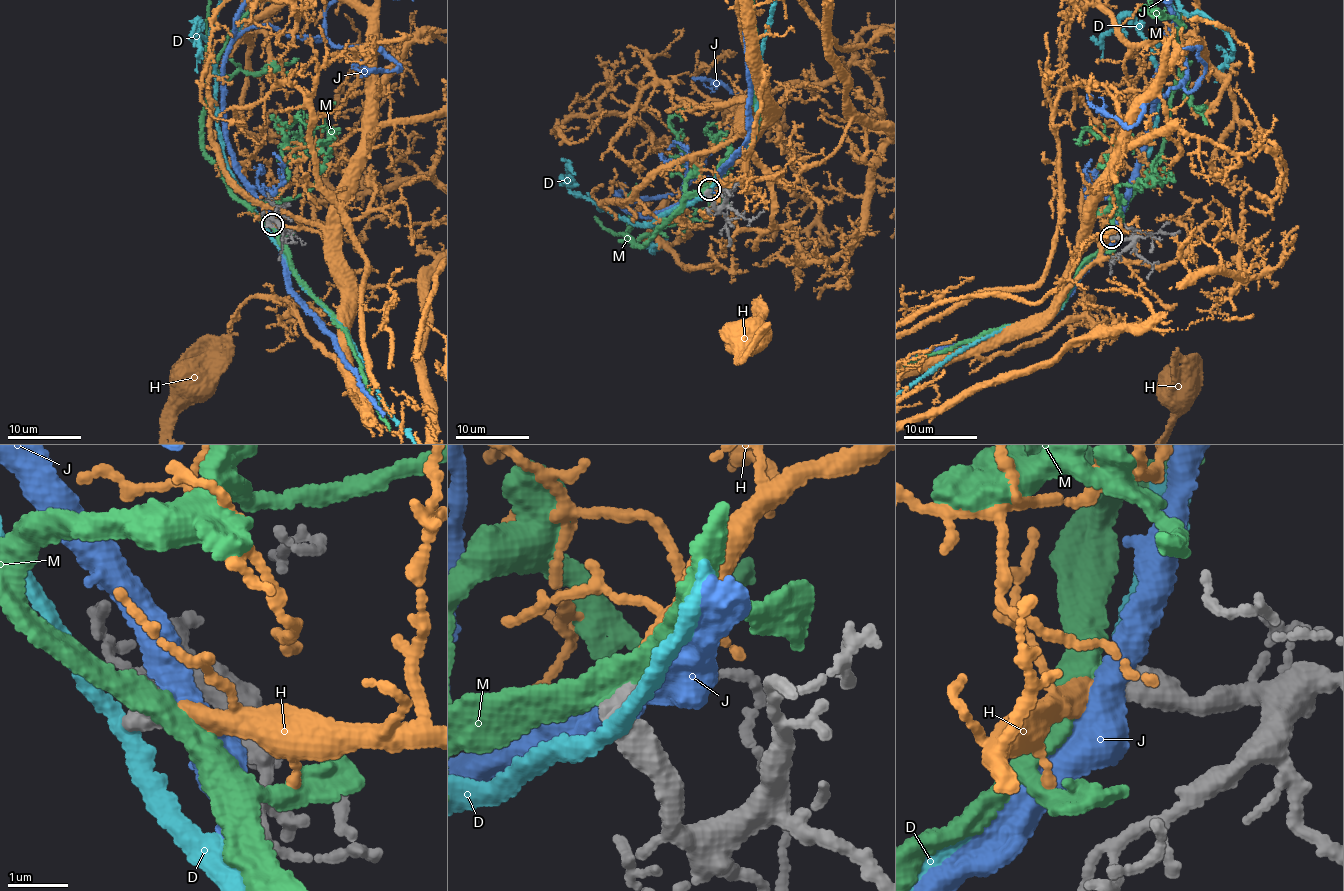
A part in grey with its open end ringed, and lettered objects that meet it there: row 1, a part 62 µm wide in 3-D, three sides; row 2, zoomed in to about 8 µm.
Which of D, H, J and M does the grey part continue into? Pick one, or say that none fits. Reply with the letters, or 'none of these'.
H

